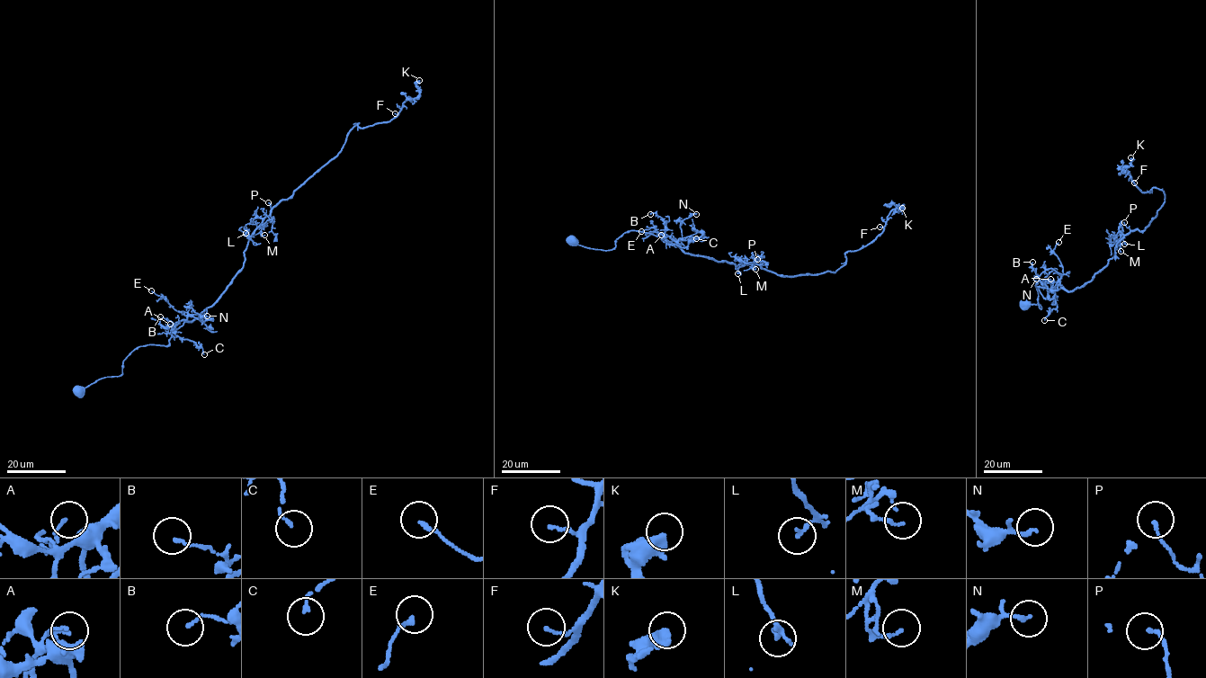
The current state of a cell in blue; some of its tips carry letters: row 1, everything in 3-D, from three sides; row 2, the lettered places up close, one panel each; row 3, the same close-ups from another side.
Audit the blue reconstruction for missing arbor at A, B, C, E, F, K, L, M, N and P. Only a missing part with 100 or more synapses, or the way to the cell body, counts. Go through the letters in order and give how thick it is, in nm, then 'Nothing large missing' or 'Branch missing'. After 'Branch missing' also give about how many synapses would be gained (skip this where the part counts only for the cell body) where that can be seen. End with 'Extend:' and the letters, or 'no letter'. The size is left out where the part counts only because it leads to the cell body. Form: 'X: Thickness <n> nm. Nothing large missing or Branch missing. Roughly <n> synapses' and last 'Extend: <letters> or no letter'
A: Thickness 90 nm. Nothing large missing
B: Thickness 110 nm. Nothing large missing
C: Thickness 110 nm. Nothing large missing
E: Thickness 170 nm. Nothing large missing
F: Thickness 140 nm. Nothing large missing
K: Thickness 440 nm. Nothing large missing
L: Thickness 100 nm. Nothing large missing
M: Thickness 120 nm. Nothing large missing
N: Thickness 150 nm. Nothing large missing
P: Thickness 110 nm. Nothing large missing
Extend: no letter

